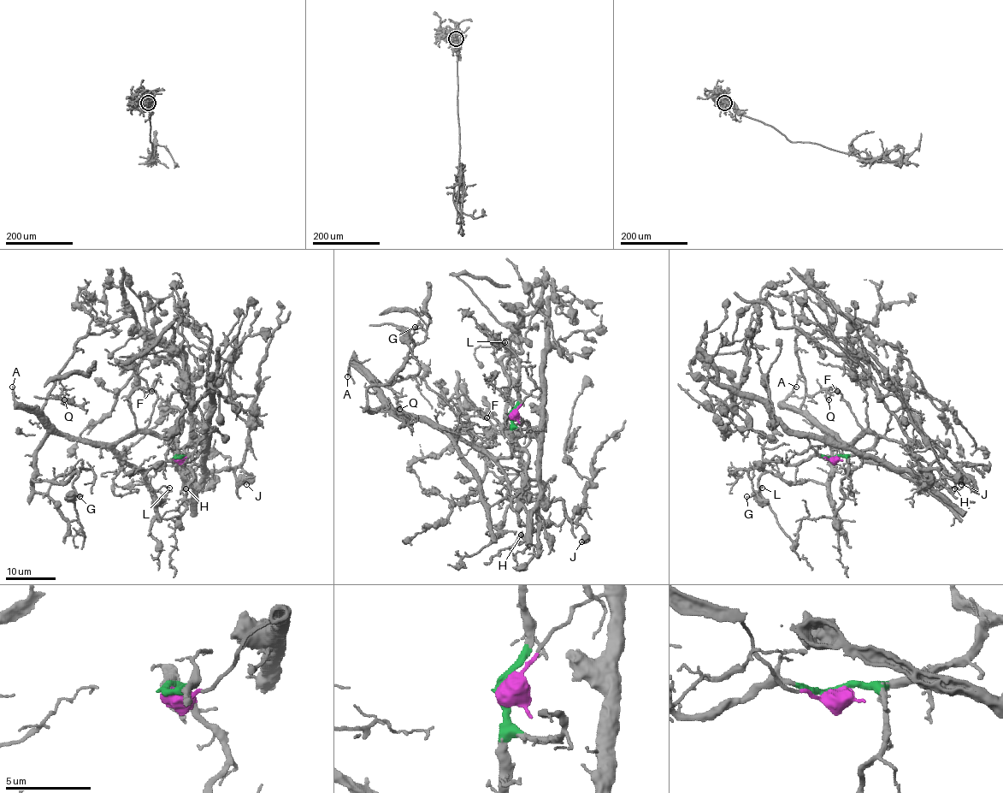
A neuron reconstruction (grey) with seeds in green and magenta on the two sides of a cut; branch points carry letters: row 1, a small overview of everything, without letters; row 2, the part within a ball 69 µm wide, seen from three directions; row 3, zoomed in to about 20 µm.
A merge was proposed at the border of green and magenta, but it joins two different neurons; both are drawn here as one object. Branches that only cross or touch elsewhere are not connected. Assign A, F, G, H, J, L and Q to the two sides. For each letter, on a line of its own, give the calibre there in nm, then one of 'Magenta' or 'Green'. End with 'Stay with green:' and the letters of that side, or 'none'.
A: Thickness 120 nm. Green
F: Thickness 180 nm. Green
G: Thickness 130 nm. Green
H: Thickness 90 nm. Green
J: Thickness 280 nm. Magenta
L: Thickness 130 nm. Green
Q: Thickness 110 nm. Green
Stay with green: A, F, G, H, L, Q

